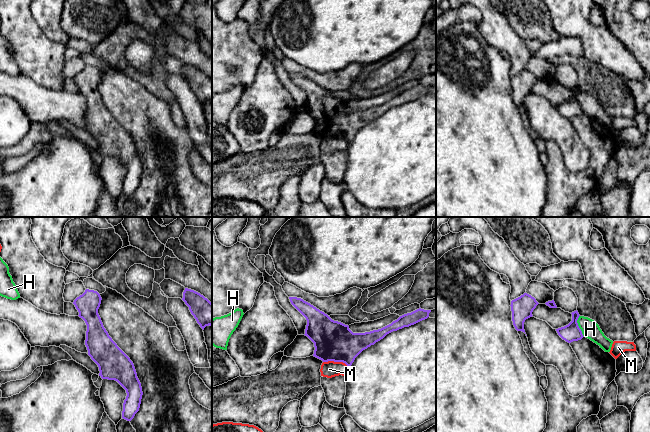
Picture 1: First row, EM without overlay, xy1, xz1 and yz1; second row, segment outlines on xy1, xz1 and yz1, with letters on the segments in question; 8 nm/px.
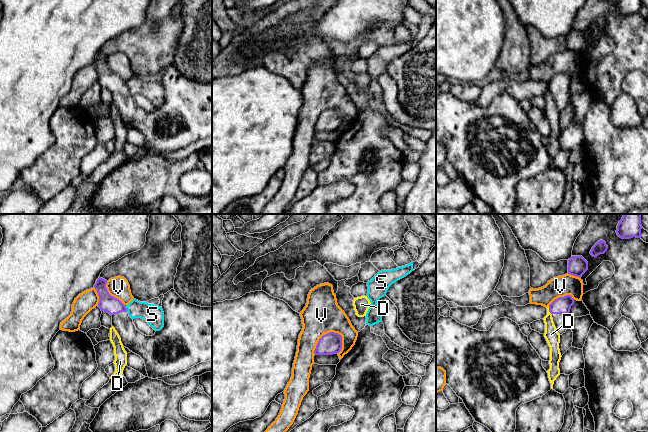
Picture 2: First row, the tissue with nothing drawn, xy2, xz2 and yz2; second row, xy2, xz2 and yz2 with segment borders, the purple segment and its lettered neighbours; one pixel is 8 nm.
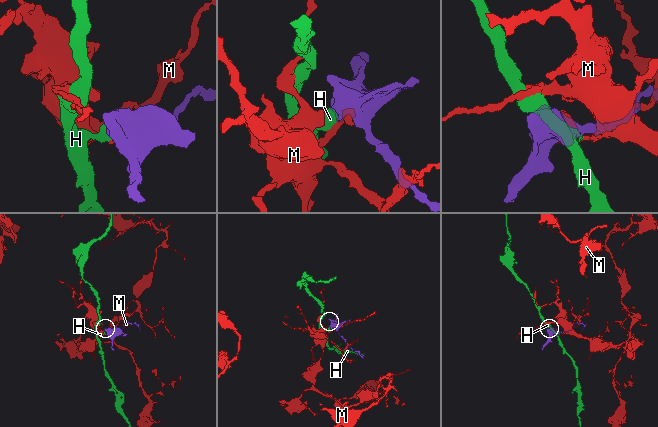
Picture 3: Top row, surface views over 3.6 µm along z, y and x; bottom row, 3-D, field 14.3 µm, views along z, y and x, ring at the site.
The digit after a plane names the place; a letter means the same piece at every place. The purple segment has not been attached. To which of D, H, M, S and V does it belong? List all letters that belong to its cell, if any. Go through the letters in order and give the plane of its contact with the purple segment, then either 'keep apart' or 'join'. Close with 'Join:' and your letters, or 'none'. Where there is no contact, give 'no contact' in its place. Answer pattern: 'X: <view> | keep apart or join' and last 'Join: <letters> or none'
D: yz2 | keep apart
H: yz1 | keep apart
M: xz1 | keep apart
S: xy2 | keep apart
V: xz2 | keep apart
Join: none

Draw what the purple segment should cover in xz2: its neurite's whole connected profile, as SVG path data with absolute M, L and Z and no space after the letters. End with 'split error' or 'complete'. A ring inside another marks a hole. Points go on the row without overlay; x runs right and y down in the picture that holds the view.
M329 108L323 111L314 126L315 131L333 131L342 125L342 112L338 109Z; complete

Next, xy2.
M99 53L94 61L99 72L98 83L112 92L112 102L119 110L123 122L144 136L149 154L174 151L212 136L212 83L188 79L171 65L162 76L164 103L153 112L146 112L136 105L126 81L109 70L106 60L107 56Z; split error

